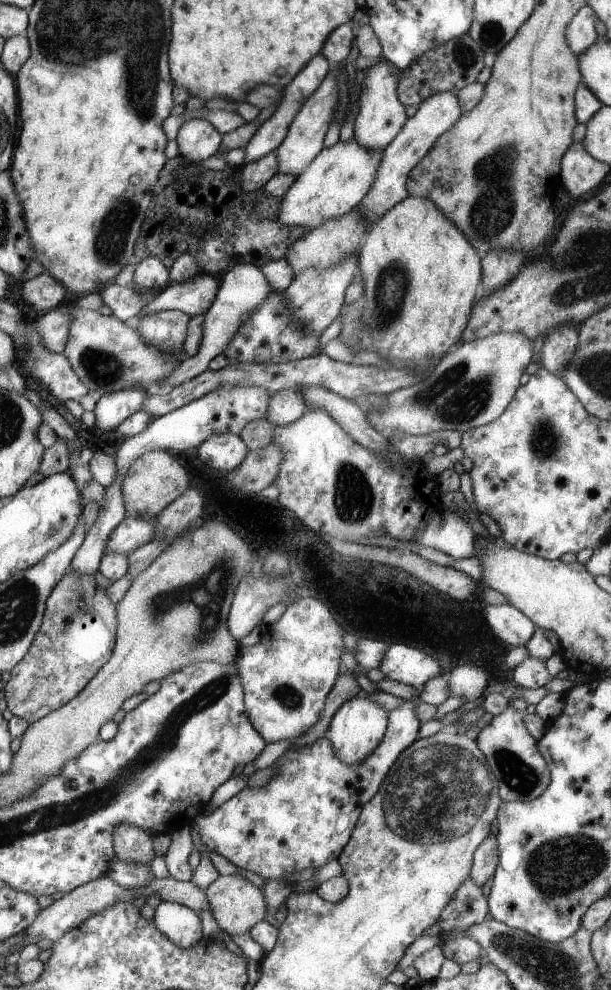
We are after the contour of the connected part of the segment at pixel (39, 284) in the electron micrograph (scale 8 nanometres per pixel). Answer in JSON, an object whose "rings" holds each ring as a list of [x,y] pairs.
{"rings":[[[41,273],[31,280],[21,282],[20,298],[23,303],[34,309],[39,315],[58,307],[65,298],[65,290],[51,276]]]}

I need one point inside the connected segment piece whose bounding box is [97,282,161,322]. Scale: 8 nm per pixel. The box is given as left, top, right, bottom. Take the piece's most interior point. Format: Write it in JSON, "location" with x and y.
{"location":[124,302]}

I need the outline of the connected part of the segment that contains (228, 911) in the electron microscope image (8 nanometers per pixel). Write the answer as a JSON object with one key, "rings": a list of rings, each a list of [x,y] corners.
{"rings":[[[239,875],[217,876],[205,889],[205,895],[217,926],[227,935],[243,934],[250,930],[255,922],[266,918],[266,906],[262,892]]]}

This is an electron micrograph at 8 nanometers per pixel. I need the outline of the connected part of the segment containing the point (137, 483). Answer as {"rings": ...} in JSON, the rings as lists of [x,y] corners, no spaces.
{"rings":[[[159,449],[137,456],[126,472],[127,474],[121,482],[121,494],[123,494],[123,502],[125,502],[125,517],[151,518],[151,516],[158,516],[161,510],[164,510],[165,506],[173,502],[177,496],[181,496],[181,492],[189,485],[187,472],[183,470],[183,466],[179,466],[179,462],[173,456]]]}

